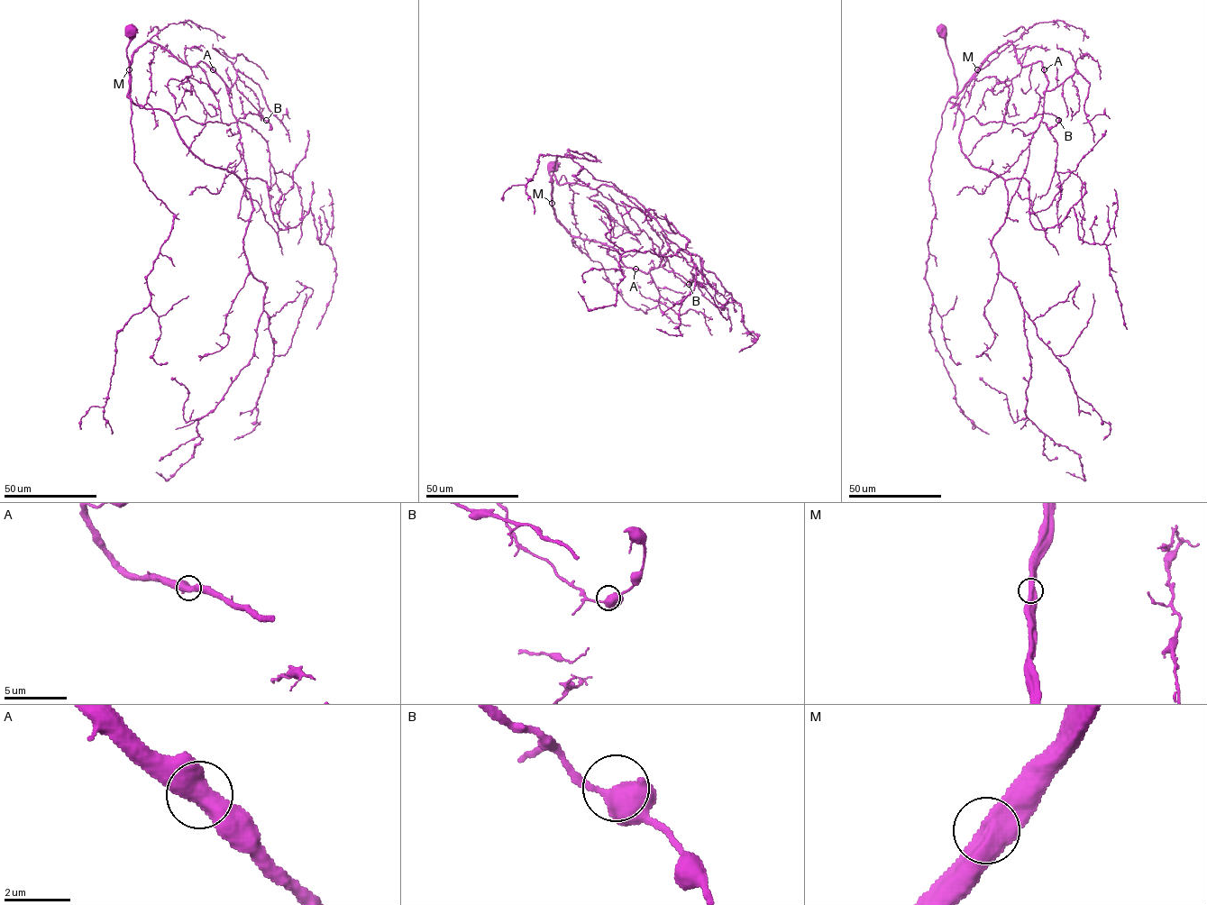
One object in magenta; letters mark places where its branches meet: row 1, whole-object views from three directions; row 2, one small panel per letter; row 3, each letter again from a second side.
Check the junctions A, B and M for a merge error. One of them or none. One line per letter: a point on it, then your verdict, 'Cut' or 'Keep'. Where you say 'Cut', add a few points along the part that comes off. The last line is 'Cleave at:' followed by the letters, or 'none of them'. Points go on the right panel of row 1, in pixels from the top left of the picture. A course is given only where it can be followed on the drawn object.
A: Place: (1044, 69). Keep
B: Place: (1058, 120). Keep
M: Place: (977, 69). Keep
Cleave at: none of them

